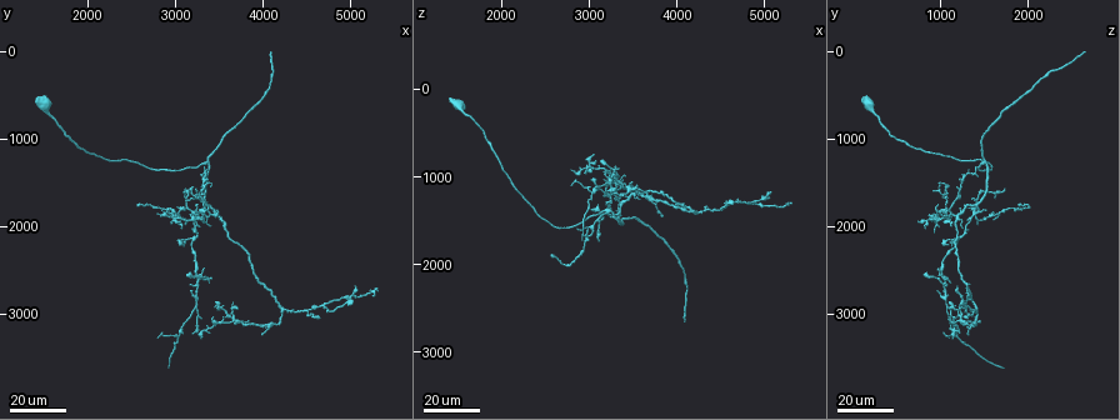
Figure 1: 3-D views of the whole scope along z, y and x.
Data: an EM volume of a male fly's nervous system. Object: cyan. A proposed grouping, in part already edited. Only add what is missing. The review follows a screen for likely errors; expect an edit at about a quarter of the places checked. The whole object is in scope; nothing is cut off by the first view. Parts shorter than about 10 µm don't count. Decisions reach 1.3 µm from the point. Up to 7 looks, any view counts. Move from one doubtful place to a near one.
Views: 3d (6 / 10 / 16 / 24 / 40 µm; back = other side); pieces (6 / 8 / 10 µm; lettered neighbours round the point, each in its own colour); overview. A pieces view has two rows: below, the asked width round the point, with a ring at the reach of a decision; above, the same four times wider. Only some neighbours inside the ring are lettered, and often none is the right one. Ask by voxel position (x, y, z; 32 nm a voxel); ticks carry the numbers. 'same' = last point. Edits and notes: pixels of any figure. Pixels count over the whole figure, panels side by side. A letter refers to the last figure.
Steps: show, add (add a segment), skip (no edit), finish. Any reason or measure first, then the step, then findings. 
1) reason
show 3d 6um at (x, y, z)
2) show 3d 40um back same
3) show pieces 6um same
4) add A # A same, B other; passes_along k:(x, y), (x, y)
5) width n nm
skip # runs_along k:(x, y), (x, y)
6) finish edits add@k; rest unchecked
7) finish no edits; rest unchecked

branch stops here
show 3d 24um at (4300, 2950, 1300)

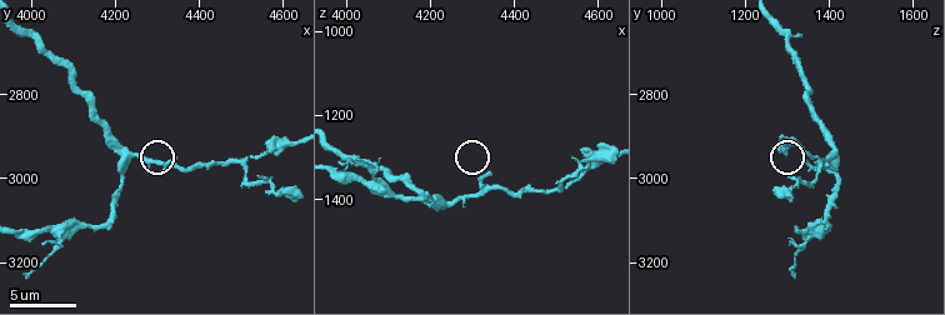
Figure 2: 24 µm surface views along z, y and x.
show pieces 8um at (4340, 2955, 1340)

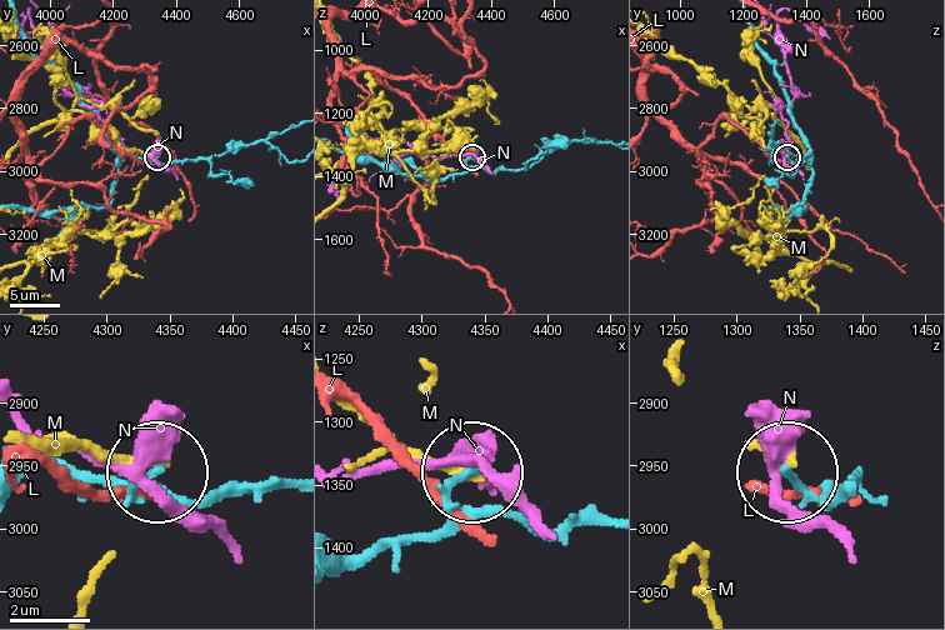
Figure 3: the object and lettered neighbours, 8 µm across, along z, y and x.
width 190 nm
skip # L other, M other, N other; runs_along 3:(76, 465), (126, 495), (154, 471); no lettered segment goes on from it

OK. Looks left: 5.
free end
show 3d 40um at (3100, 1550, 1750)

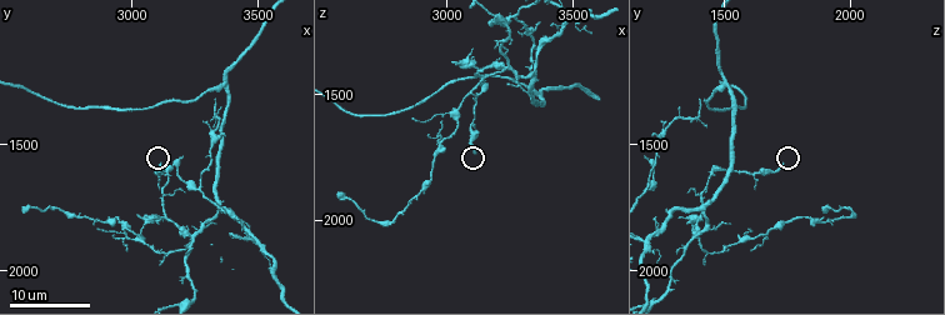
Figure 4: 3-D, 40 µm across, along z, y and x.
show pieces 8um at (3120, 1580, 1730)

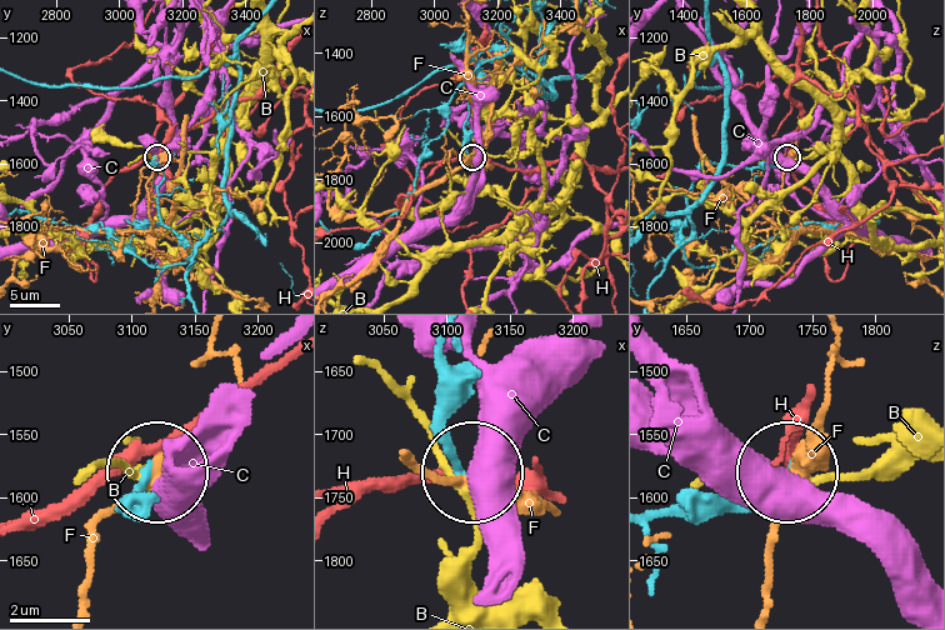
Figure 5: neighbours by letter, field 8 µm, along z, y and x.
skip # B other, C other, F other, H other; runs_along 5:(446, 344), (446, 444), (464, 471); none of them fits

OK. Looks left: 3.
long arm stops here
show 3d 24um at (4100, 0, 2650)

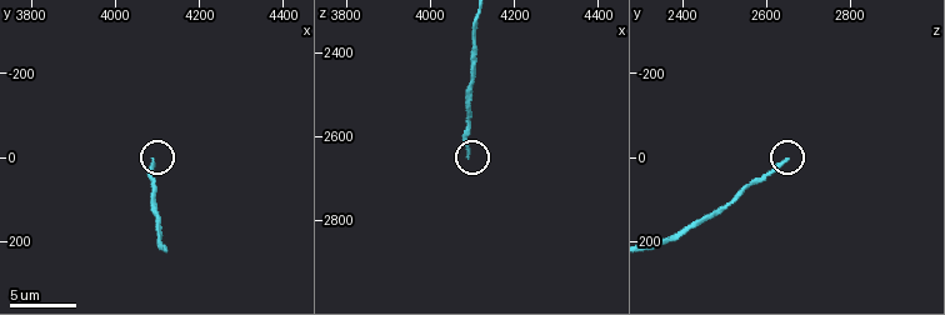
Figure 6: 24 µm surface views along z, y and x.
show pieces 10um at (4090, 10, 2650)

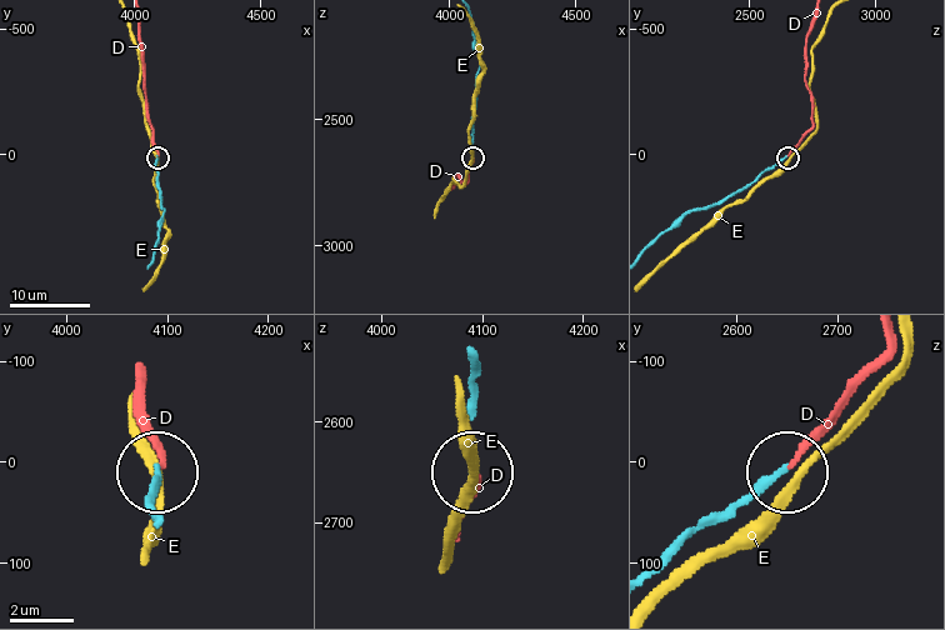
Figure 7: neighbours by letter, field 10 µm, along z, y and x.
skip # D other, E other; runs_along 7:(651, 575), (693, 534), (786, 473); no lettered segment goes on from it

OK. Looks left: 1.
finish no edits; rest unchecked

